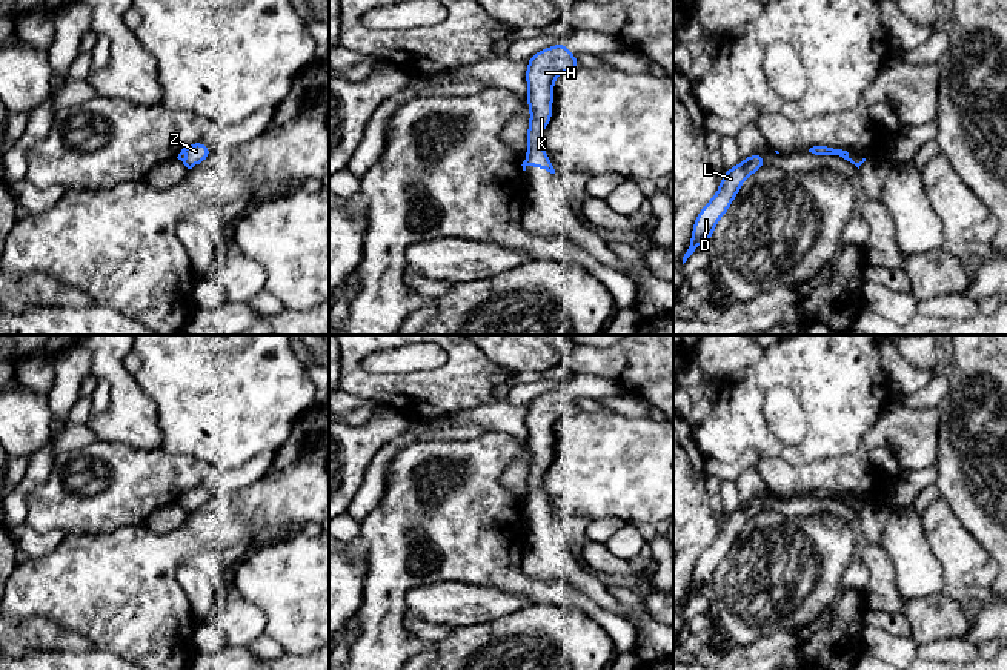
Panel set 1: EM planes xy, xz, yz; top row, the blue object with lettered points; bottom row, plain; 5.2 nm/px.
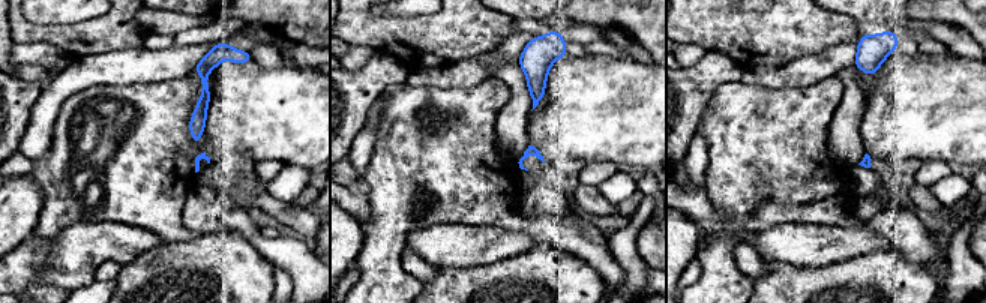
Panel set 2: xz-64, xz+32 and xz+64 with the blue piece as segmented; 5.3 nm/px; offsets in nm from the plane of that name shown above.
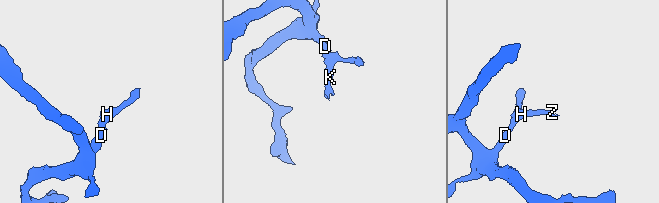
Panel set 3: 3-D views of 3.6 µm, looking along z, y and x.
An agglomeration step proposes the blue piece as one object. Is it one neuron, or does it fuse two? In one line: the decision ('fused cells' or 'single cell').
single cell

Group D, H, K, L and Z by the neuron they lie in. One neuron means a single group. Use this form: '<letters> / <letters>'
D H K L Z

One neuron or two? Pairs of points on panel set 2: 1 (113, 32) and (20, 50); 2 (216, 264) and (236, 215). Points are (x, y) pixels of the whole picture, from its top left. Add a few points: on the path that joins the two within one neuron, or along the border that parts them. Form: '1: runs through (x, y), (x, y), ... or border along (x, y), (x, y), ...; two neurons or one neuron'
1: border along (15, 41), (48, 42), (63, 48), (75, 59); two neurons
2: border along (201, 234), (236, 228), (258, 251); two neurons

